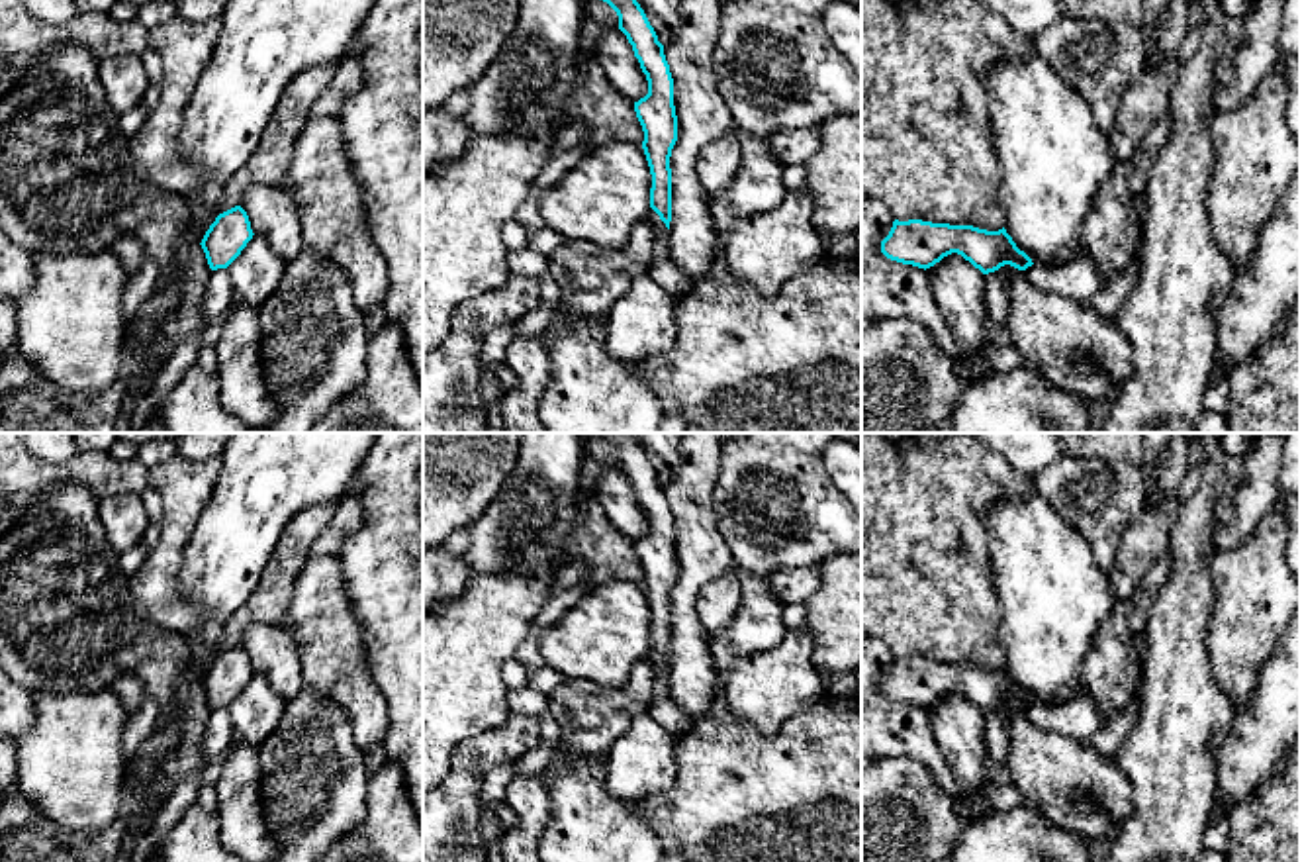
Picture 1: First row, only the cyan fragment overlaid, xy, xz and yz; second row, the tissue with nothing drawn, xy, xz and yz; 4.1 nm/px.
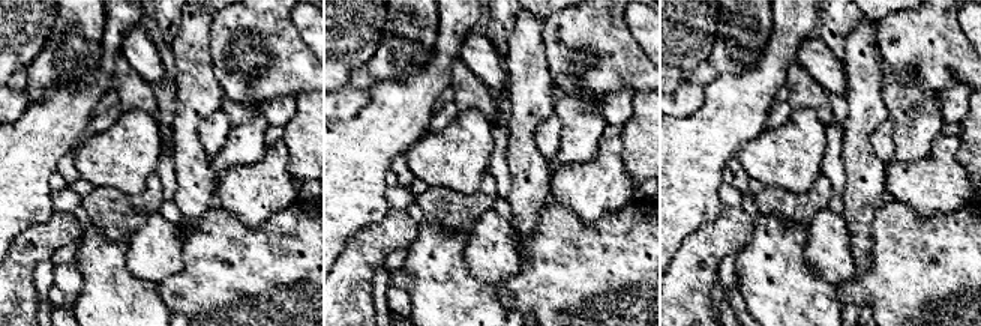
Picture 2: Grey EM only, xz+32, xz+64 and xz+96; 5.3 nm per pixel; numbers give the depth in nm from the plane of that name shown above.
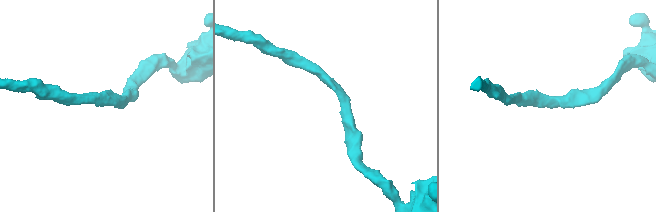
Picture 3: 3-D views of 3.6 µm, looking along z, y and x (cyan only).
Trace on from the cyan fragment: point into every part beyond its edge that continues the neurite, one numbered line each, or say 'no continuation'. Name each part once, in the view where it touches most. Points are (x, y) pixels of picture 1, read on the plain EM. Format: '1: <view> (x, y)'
no continuation

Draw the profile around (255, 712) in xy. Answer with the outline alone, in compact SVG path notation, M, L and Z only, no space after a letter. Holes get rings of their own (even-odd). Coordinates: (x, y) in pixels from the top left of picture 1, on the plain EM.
M253 674L241 694L227 705L233 742L258 748L276 729L286 701L260 674Z

